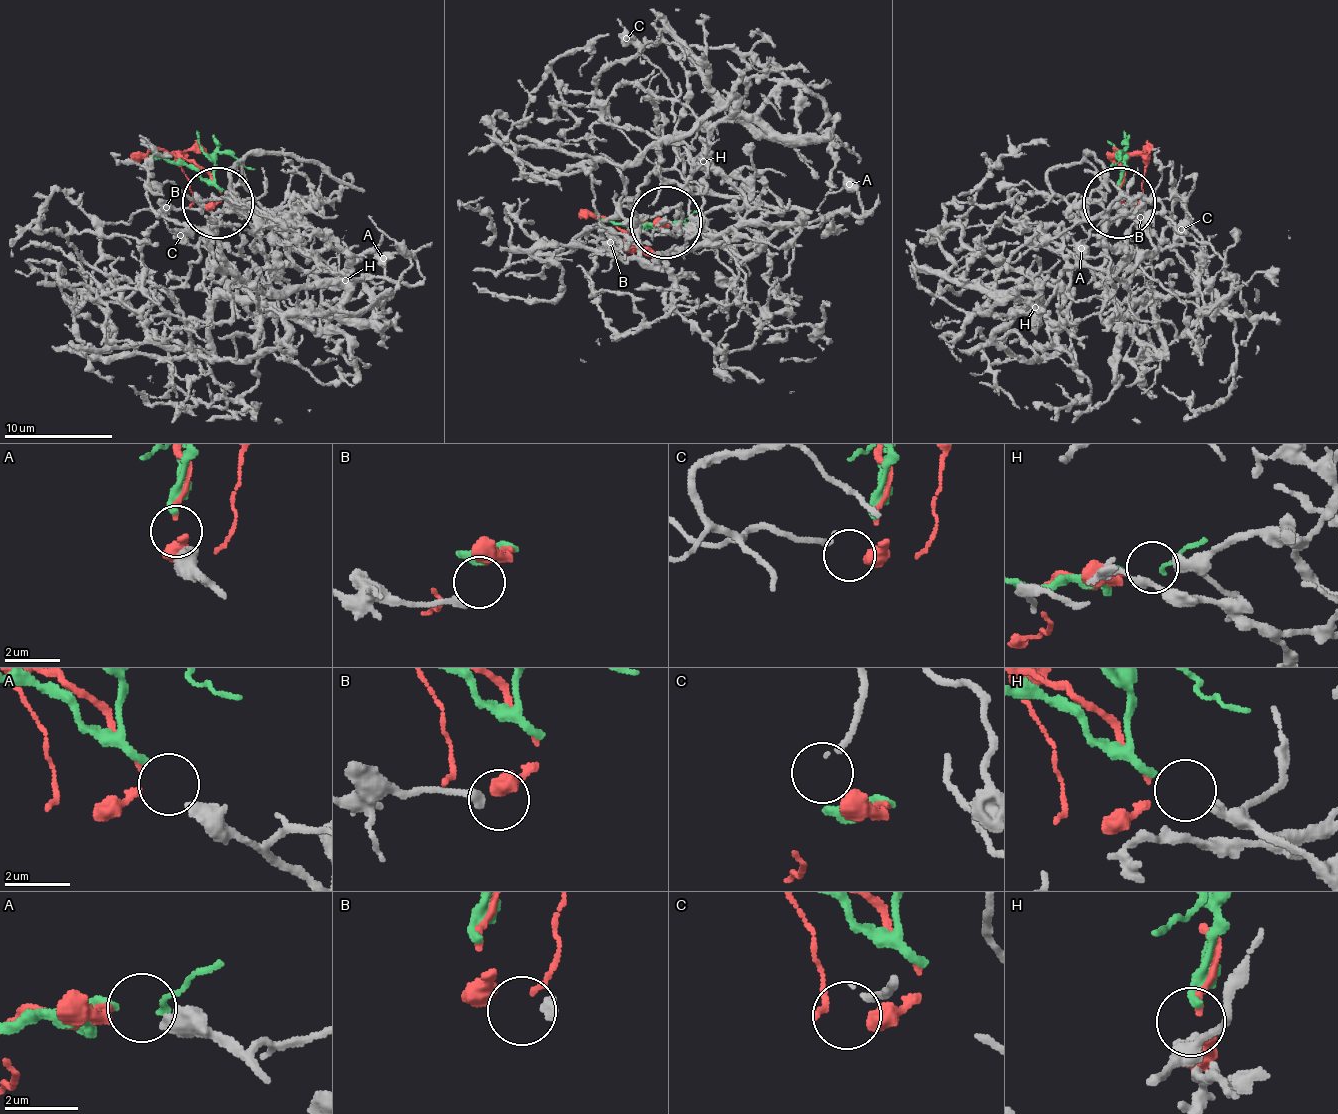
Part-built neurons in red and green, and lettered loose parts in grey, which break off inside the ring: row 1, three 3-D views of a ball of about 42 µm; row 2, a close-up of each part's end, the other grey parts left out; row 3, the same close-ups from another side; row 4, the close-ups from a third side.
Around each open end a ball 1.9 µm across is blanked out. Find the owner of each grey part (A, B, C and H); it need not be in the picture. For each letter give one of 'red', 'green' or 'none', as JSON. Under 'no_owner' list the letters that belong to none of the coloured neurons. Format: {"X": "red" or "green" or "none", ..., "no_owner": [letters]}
{"A": "red", "B": "none", "C": "none", "H": "green", "no_owner": ["B", "C"]}

